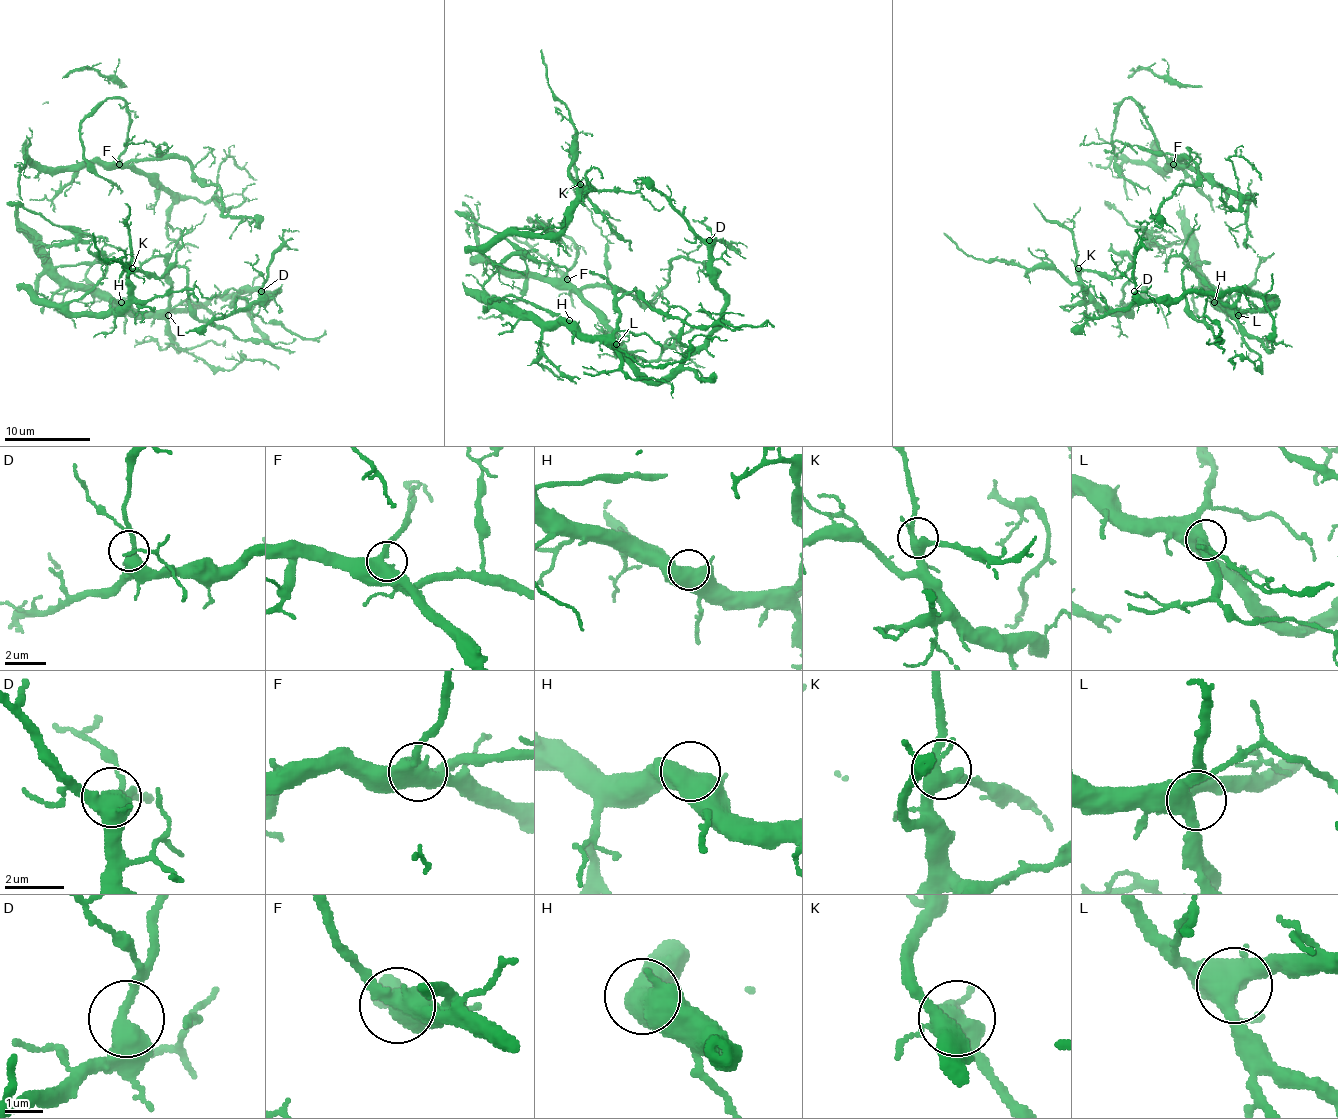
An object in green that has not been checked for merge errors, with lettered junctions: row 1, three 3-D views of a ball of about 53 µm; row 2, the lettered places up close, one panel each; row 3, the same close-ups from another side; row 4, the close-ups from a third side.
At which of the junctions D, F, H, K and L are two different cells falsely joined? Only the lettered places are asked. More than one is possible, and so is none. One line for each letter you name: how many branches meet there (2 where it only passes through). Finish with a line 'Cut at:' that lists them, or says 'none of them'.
Cut at: none of them

